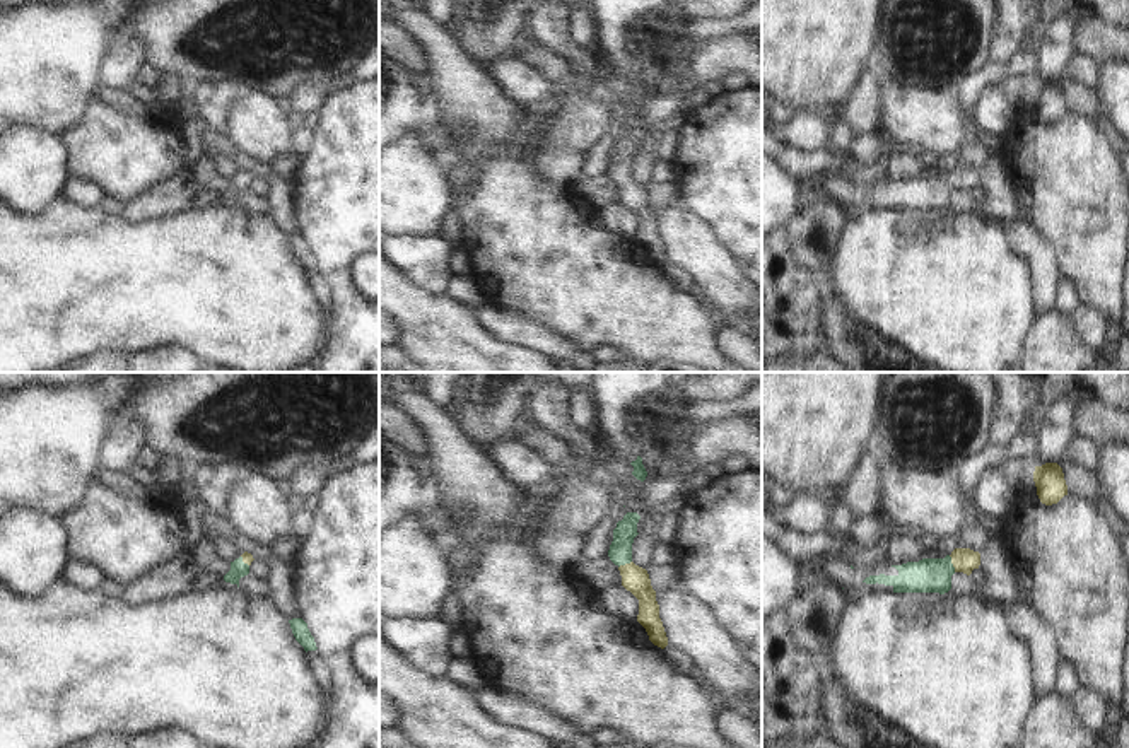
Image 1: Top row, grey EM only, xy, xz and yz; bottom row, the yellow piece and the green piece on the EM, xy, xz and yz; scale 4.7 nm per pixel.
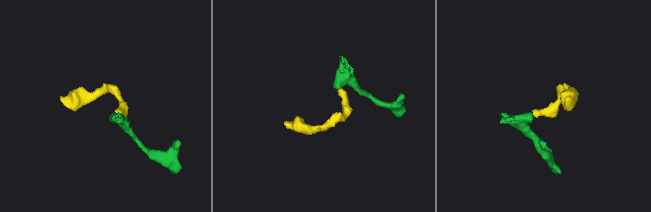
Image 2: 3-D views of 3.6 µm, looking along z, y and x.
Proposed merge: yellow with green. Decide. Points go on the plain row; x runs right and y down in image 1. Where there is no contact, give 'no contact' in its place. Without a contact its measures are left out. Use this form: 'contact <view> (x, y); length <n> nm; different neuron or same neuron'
contact yz (952, 180); length 90 nm; same neuron

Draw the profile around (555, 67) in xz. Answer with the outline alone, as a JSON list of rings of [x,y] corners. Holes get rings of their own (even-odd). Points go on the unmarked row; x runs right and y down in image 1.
[[[523,39],[514,56],[535,67],[562,87],[567,87],[574,80],[576,72],[570,67],[569,58],[553,53],[535,39]]]

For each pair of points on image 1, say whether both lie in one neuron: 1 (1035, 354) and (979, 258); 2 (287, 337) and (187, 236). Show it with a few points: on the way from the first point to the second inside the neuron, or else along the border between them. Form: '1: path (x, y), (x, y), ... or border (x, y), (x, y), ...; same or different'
1: border (1035, 318), (1018, 354); different
2: path (262, 311), (212, 262); same

